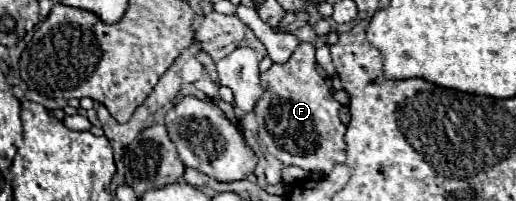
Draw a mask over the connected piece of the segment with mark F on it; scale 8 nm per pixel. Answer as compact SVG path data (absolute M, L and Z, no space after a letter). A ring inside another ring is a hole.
M302 43L300 49L290 57L290 61L282 65L274 63L266 73L260 75L260 79L266 93L264 93L264 99L256 103L254 115L258 121L260 141L276 159L280 159L284 165L296 165L296 167L302 167L304 171L324 173L324 175L328 175L334 169L334 165L346 161L346 143L344 143L346 127L338 117L340 103L332 97L324 79L318 75L314 47L310 43Z

